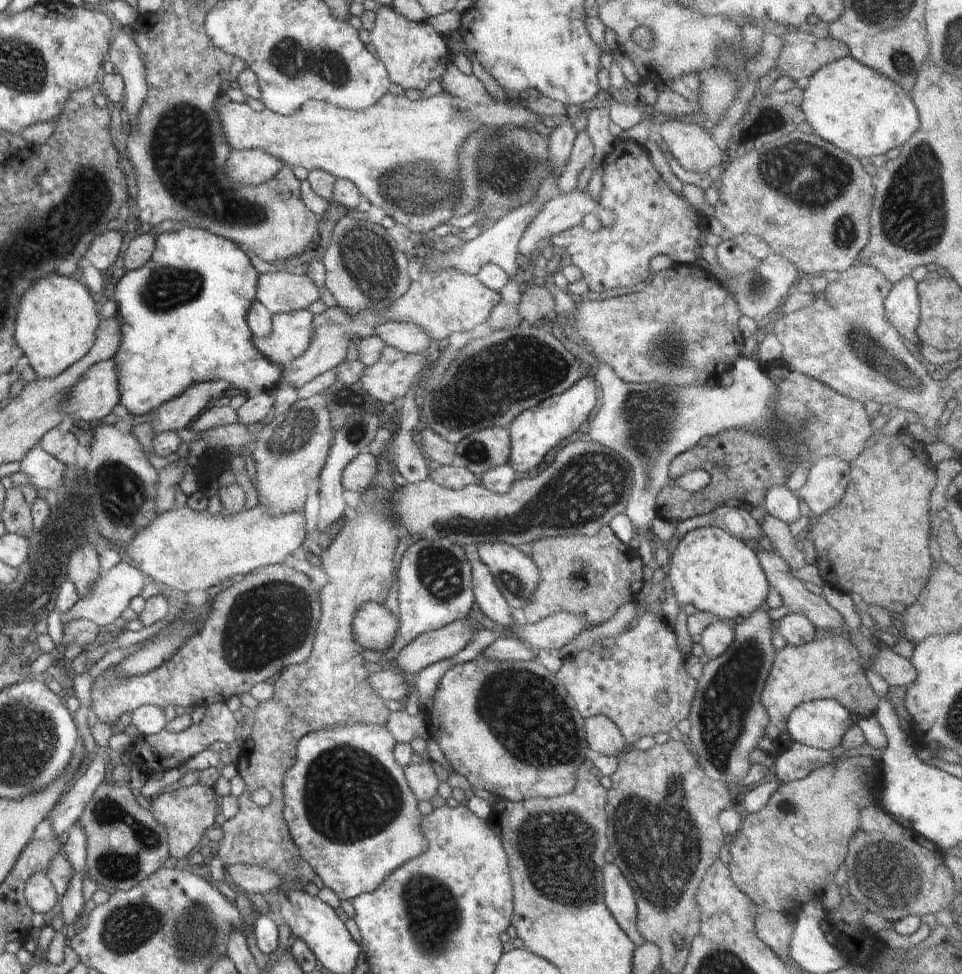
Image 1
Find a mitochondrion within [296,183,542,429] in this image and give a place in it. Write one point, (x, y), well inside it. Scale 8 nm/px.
(369, 258)

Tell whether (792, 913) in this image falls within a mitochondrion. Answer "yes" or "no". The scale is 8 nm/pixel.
no

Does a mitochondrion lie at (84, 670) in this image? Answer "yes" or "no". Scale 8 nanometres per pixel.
no

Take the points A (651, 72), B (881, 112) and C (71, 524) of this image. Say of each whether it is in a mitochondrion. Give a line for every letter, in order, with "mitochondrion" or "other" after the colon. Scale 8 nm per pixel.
A: other
B: other
C: mitochondrion

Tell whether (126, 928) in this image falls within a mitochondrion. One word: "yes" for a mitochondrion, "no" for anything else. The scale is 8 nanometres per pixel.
yes

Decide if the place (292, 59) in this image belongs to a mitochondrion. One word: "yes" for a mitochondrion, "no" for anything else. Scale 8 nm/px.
yes

